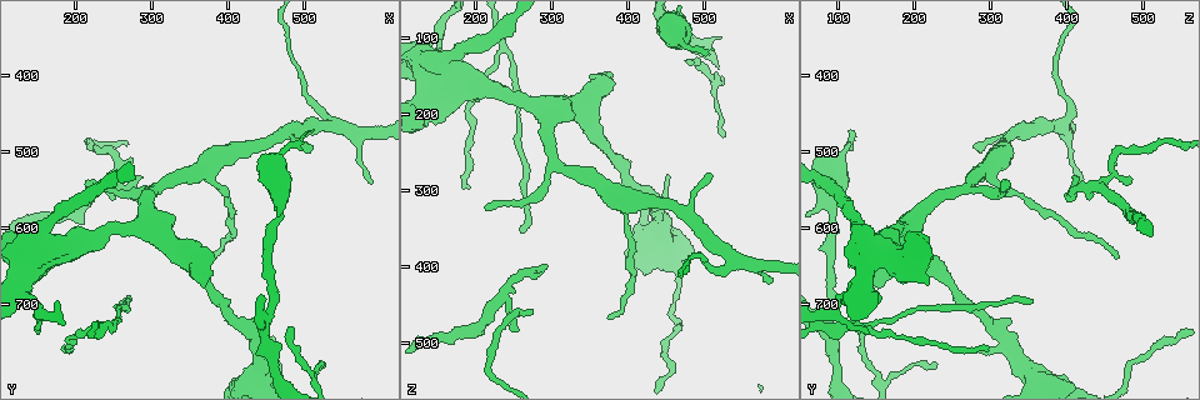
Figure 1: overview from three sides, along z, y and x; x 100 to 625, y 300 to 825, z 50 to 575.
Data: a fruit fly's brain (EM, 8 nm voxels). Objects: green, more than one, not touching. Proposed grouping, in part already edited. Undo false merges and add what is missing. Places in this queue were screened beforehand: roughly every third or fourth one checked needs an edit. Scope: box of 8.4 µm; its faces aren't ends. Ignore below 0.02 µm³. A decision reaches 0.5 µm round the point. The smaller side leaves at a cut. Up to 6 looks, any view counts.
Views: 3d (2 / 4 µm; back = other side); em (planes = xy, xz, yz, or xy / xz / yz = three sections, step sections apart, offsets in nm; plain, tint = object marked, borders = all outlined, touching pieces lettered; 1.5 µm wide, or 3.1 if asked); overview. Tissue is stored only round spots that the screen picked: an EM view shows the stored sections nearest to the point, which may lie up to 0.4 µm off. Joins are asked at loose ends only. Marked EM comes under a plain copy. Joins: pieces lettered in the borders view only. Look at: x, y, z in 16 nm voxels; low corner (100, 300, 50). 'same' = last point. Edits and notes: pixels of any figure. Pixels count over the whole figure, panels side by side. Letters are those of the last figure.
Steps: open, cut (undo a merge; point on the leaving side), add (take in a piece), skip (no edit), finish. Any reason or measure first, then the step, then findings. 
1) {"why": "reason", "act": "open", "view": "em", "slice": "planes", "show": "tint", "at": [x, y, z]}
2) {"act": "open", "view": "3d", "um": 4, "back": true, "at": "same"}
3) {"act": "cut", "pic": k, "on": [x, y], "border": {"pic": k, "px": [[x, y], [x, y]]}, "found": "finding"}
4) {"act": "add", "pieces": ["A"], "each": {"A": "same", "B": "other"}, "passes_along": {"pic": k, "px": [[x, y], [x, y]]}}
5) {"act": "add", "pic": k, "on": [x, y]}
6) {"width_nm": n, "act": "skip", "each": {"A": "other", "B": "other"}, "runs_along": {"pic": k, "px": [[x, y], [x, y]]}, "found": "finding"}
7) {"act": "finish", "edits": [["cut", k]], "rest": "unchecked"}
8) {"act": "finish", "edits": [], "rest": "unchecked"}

{"why": "abrupt turn", "act": "open", "view": "em", "slice": "planes", "show": "borders", "at": [215, 485, 535]}

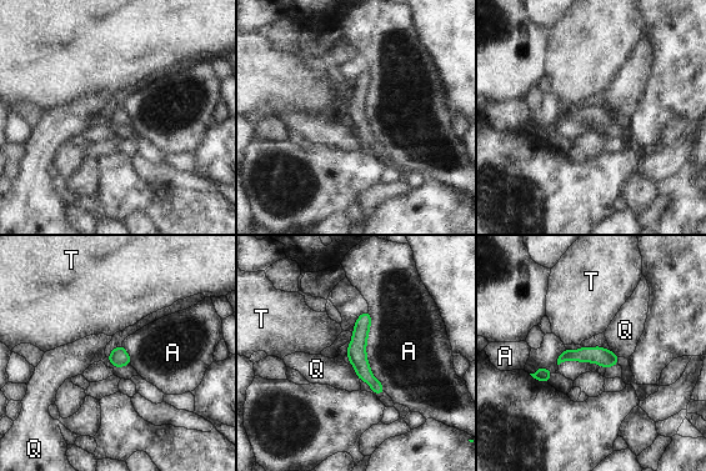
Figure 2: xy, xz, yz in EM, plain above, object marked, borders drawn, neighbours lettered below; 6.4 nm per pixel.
{"width_nm": 120, "act": "skip", "each": {"A": "other", "Q": "other", "T": "other"}, "border": {"pic": 2, "px": [[367, 311], [366, 360], [385, 391]]}, "found": "all the same neuron"}

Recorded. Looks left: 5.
{"why": "free end", "act": "open", "view": "em", "slice": "yz", "step": 8, "show": "tint", "at": [265, 700, 355]}

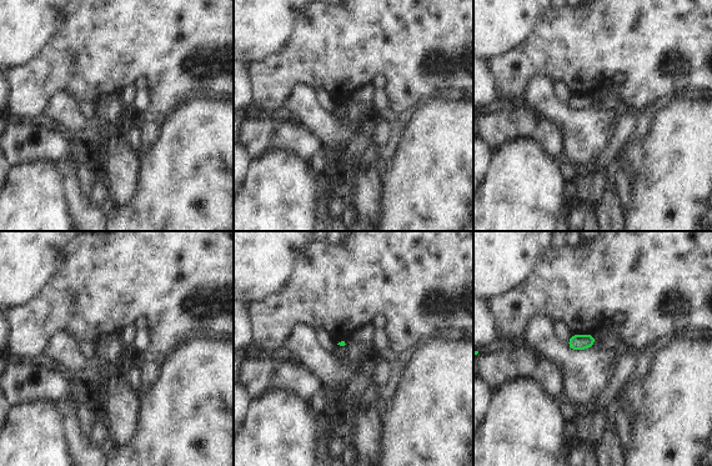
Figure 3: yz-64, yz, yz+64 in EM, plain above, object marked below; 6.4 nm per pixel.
{"act": "open", "view": "em", "slice": "planes", "show": "borders", "at": "same"}

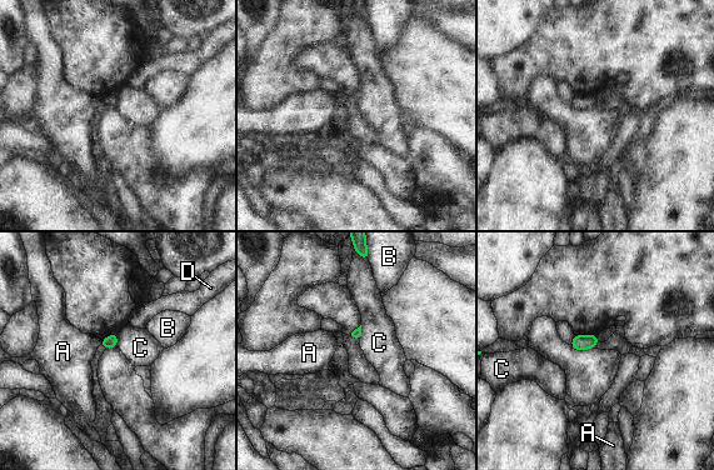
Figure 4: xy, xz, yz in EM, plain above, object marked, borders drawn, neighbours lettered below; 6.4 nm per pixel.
{"longest_contact_nm": ["C", 100], "act": "skip", "each": {"A": "other", "B": "other", "C": "other", "D": "other"}, "border": {"pic": 4, "px": [[362, 325], [359, 339]]}, "found": "no lettered piece goes on from it"}

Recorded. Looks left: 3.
{"why": "free end", "act": "open", "view": "3d", "um": 2, "at": [215, 540, 325]}

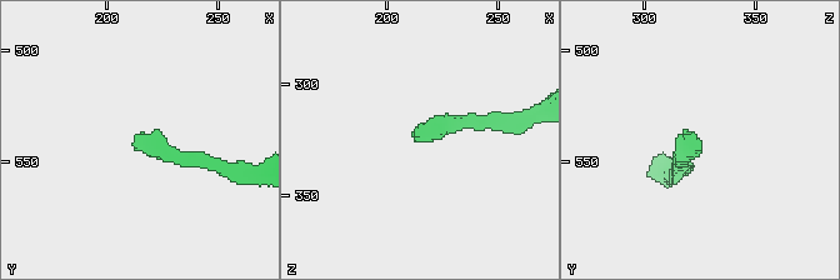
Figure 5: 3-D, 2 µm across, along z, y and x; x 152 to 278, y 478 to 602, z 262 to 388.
{"why": "now the EM", "act": "open", "view": "em", "slice": "yz", "step": 8, "show": "tint", "at": [214, 545, 324]}

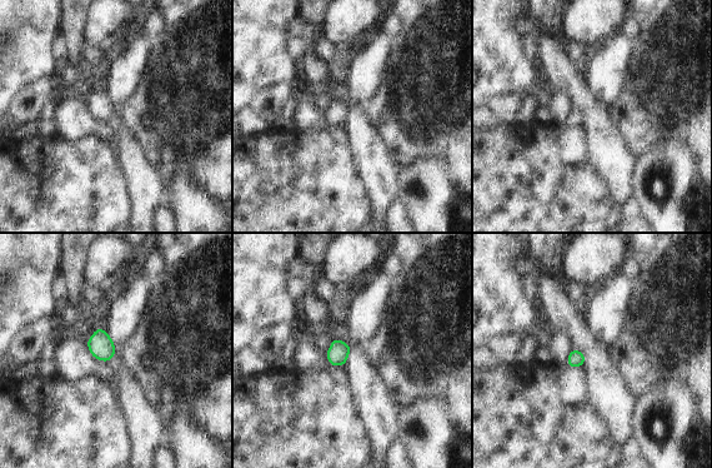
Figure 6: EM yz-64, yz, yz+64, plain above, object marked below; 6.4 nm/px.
{"act": "open", "view": "em", "slice": "planes", "show": "borders", "at": "same"}

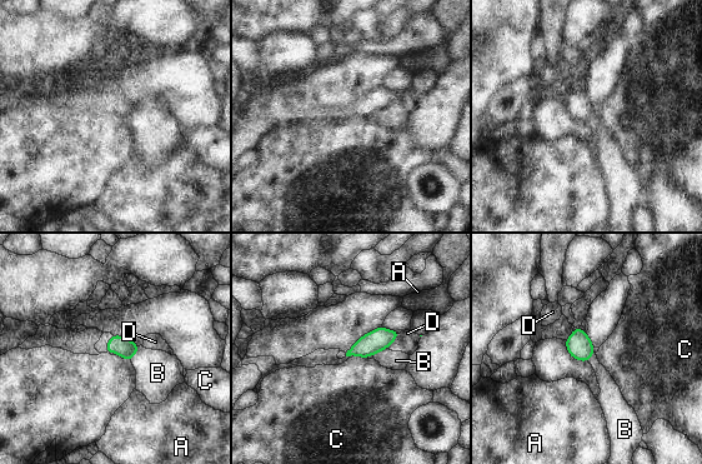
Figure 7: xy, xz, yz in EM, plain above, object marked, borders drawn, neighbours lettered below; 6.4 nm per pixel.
{"width_nm": 120, "longest_contact_nm": ["D", 130], "act": "skip", "each": {"A": "other", "B": "other", "C": "other", "D": "other"}, "found": "none of them fits"}

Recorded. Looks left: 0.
{"act": "finish", "edits": [], "rest": "unchecked"}

